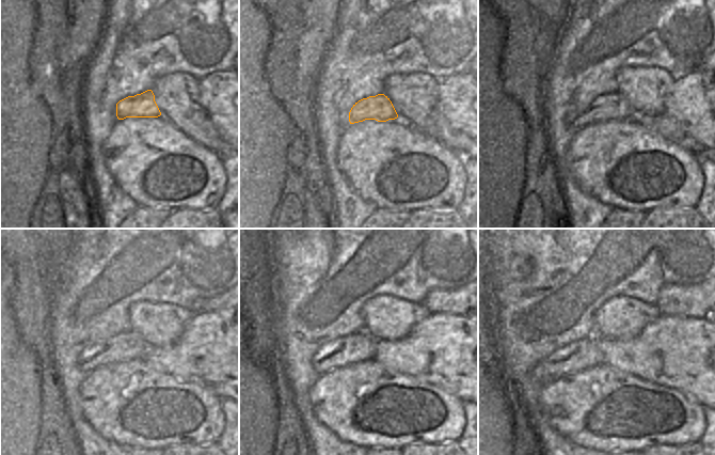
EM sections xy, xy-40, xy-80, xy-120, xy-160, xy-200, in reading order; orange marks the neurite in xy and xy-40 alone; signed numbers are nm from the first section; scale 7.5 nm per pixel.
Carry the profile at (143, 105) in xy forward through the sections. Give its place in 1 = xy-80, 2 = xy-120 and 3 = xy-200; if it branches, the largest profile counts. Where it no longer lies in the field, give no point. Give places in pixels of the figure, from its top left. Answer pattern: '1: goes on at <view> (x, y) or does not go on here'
1: goes on at xy-80 (619, 108)
2: goes on at xy-120 (96, 362)
3: goes on at xy-200 (577, 356)

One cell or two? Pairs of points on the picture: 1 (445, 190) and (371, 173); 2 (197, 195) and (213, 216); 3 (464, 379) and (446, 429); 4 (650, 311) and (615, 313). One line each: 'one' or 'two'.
1: one
2: two
3: two
4: one

